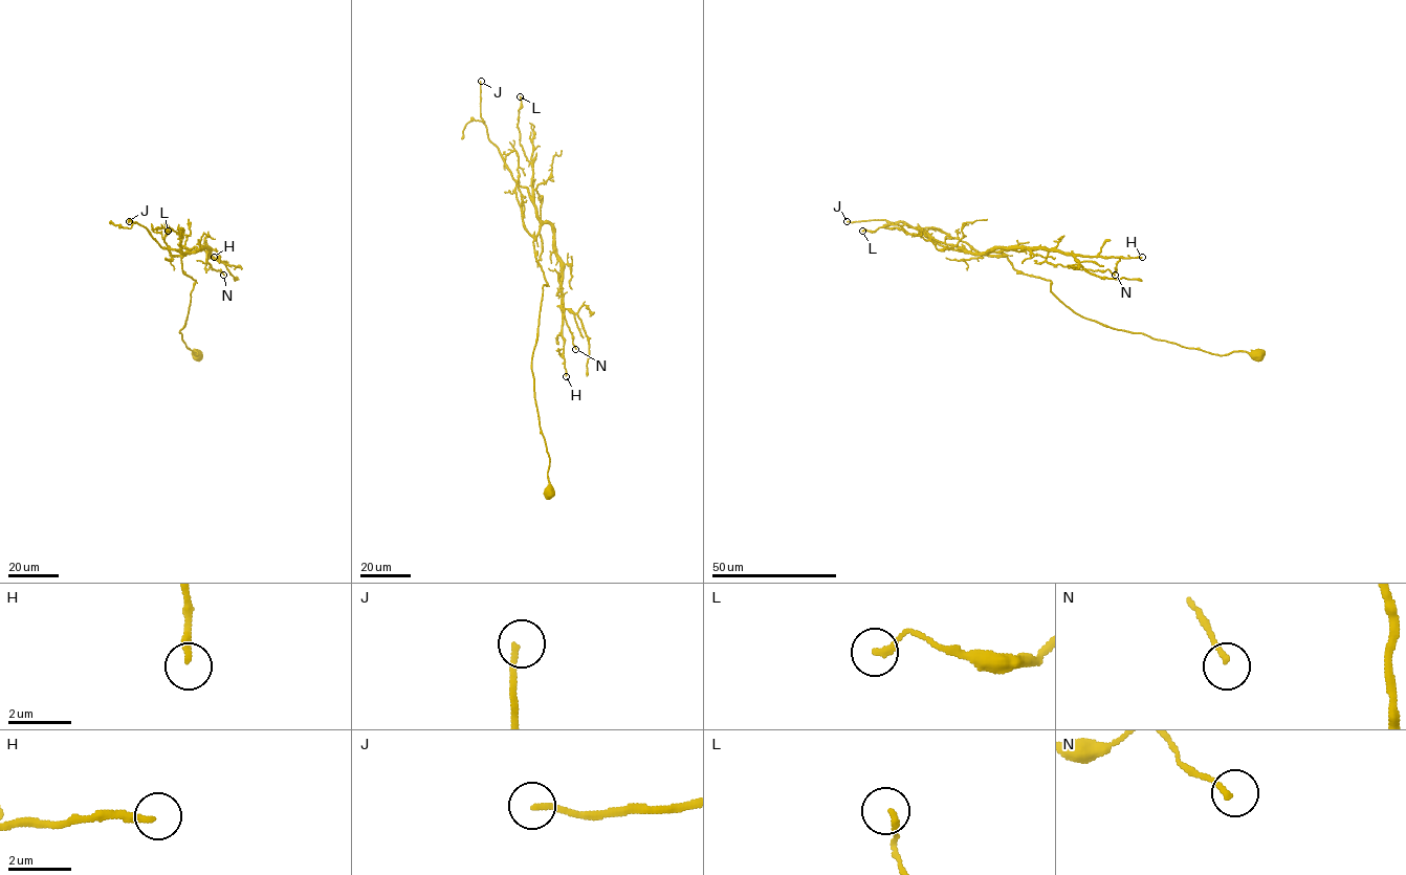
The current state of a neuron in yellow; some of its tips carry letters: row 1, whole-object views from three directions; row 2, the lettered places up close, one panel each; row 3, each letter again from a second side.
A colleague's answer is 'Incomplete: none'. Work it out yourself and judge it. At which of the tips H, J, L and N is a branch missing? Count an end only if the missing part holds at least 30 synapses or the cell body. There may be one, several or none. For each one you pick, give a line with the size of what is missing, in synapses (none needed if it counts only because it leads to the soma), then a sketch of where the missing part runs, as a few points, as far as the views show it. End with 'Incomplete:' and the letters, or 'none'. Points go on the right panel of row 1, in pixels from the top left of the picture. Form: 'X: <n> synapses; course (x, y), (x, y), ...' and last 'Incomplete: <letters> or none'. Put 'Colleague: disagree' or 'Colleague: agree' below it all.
J: 200 synapses
Incomplete: J
Colleague: disagree

